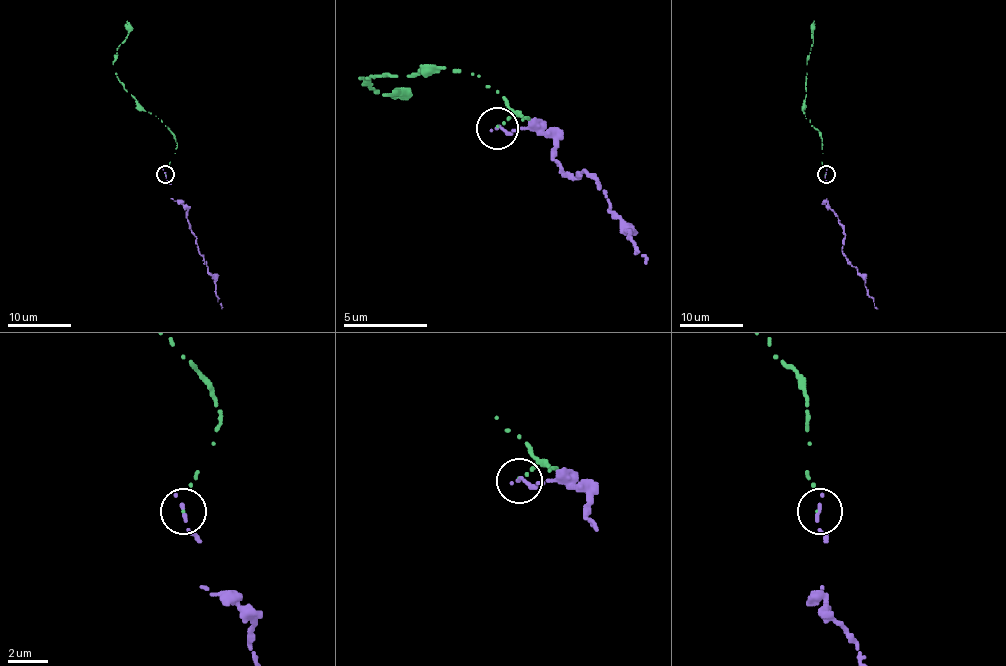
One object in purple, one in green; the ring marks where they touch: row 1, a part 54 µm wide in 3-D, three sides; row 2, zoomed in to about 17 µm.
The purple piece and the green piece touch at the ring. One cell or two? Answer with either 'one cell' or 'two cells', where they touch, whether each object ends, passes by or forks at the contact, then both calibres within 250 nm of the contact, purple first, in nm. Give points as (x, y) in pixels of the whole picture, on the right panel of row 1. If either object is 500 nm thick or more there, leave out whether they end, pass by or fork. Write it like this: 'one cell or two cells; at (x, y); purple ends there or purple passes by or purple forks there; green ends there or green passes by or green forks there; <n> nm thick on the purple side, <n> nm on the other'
two cells; at (826, 174); purple ends there; green ends there; 180 nm thick on the purple side, 50 nm on the other

